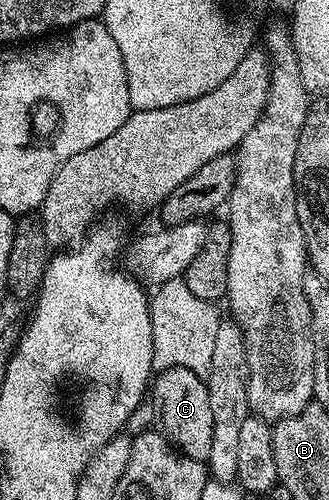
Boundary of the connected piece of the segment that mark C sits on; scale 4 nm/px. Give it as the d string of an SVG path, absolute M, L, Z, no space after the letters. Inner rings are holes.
M174 366L155 374L150 385L150 401L156 404L160 416L159 428L175 448L190 459L207 462L210 439L214 439L214 415L210 412L210 395L205 378L186 367Z

